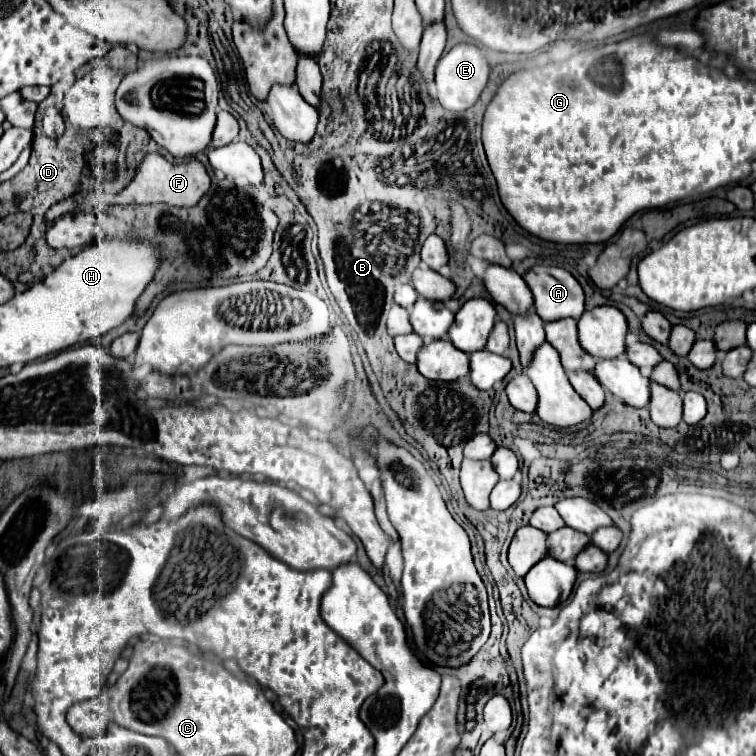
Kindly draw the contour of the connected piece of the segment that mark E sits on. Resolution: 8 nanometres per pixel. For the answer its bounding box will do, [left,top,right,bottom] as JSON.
[434,43,490,111]

